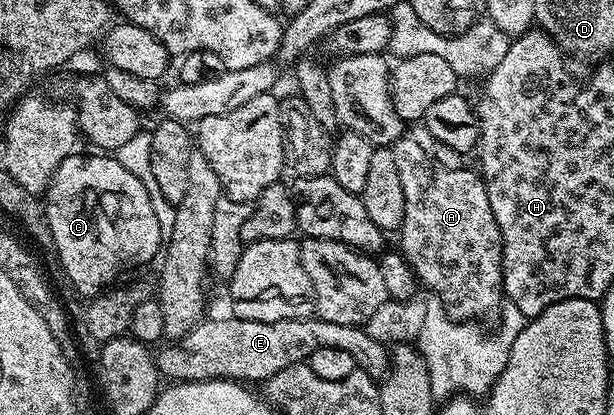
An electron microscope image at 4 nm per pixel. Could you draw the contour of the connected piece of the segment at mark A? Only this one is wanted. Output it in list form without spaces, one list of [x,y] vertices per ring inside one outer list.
[[[410,125],[403,130],[401,137],[392,145],[396,153],[396,166],[400,173],[400,182],[404,188],[404,221],[400,228],[400,236],[402,235],[400,250],[403,257],[408,261],[410,268],[414,271],[414,276],[417,277],[419,284],[423,288],[427,287],[427,292],[433,293],[443,302],[451,318],[478,321],[482,319],[481,315],[492,314],[493,316],[499,310],[504,299],[502,290],[502,234],[496,225],[496,217],[492,217],[492,205],[488,205],[488,189],[485,181],[482,180],[481,174],[474,172],[473,175],[470,169],[460,171],[444,169],[444,165],[440,165],[440,161],[436,161],[434,144],[432,133],[428,133],[426,126]]]

